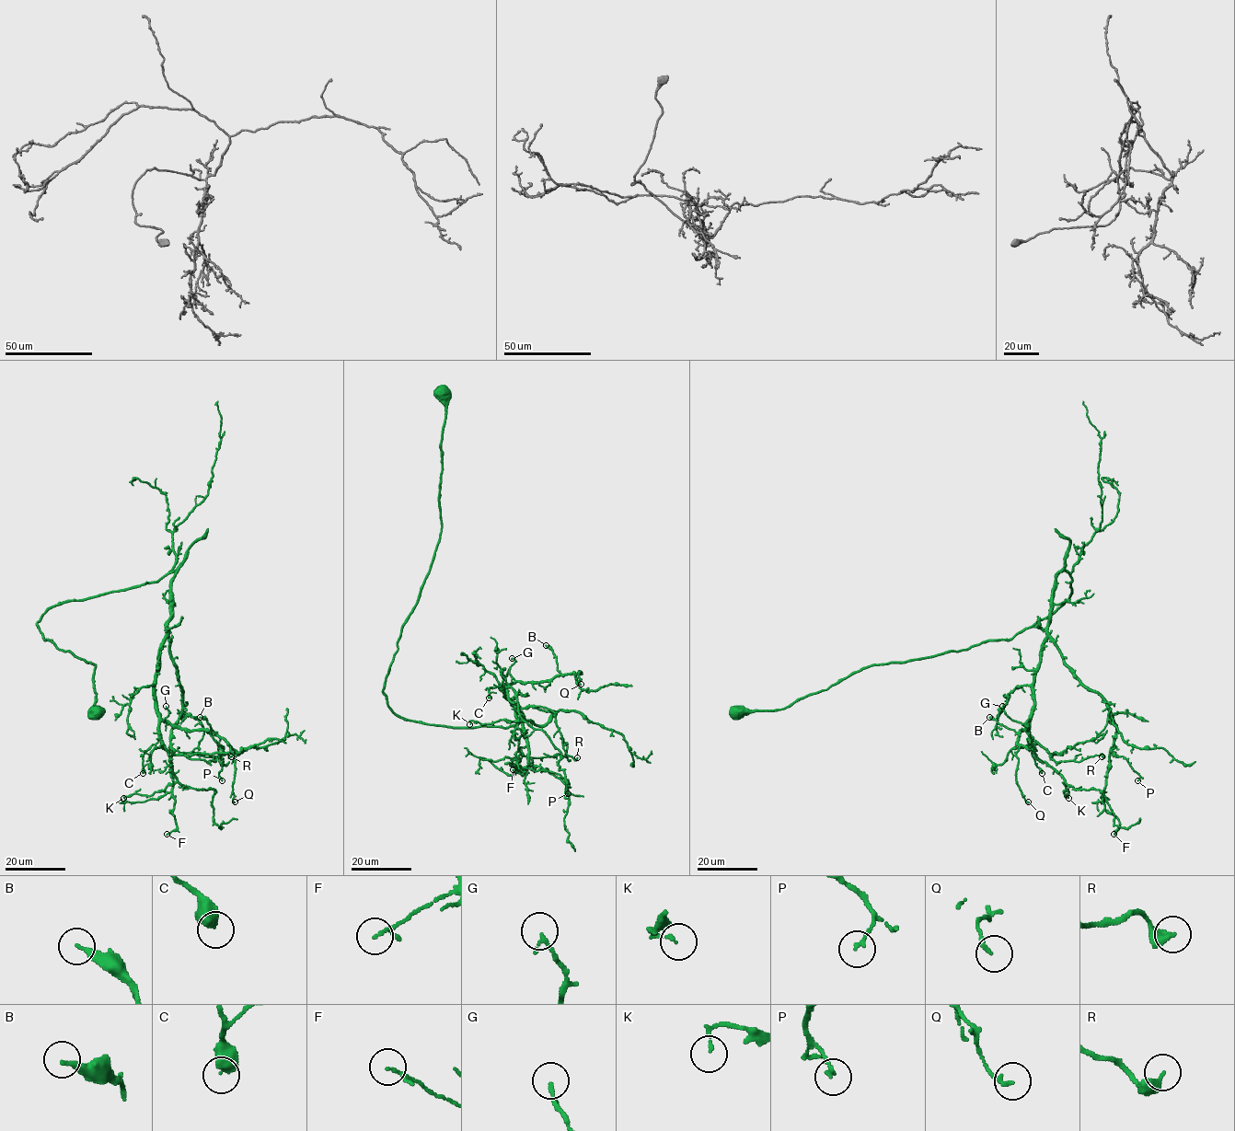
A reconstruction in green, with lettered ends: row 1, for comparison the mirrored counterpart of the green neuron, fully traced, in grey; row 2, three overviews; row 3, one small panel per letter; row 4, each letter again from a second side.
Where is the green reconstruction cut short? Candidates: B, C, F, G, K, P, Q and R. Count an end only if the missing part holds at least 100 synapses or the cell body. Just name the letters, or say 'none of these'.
none of these

